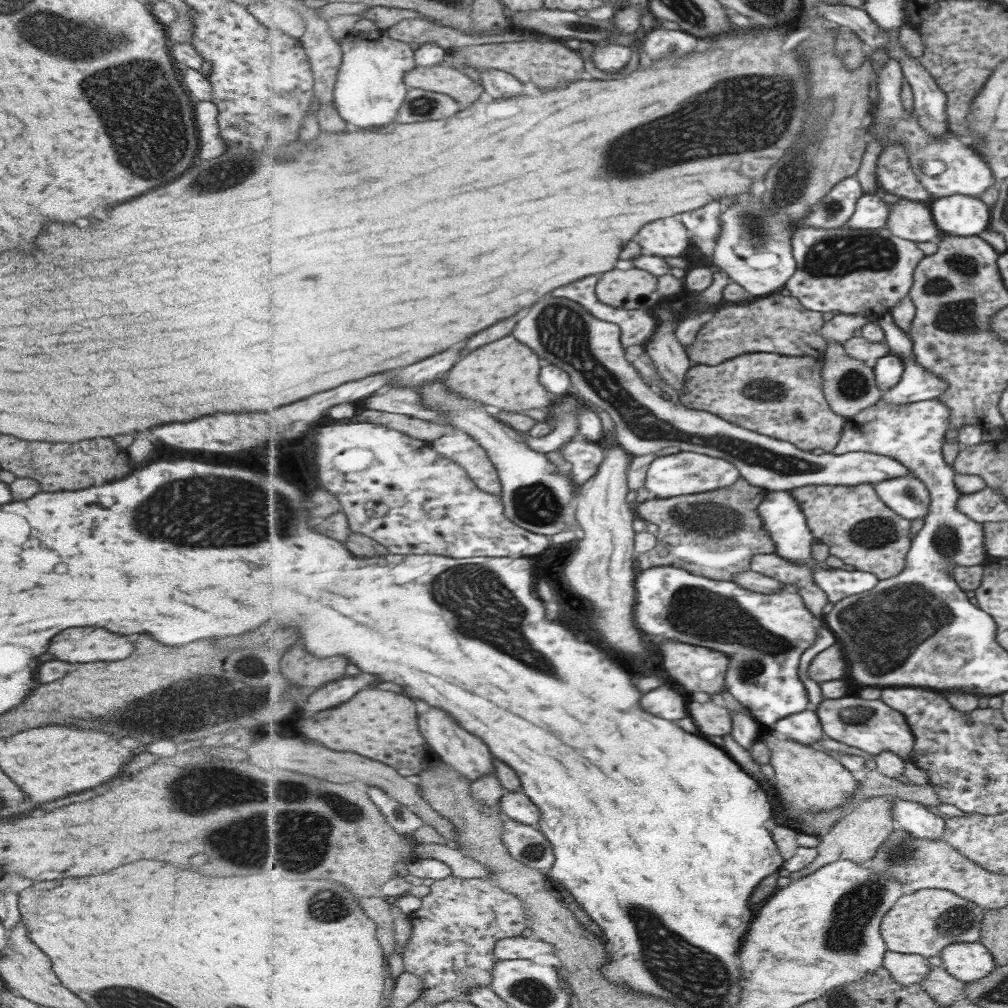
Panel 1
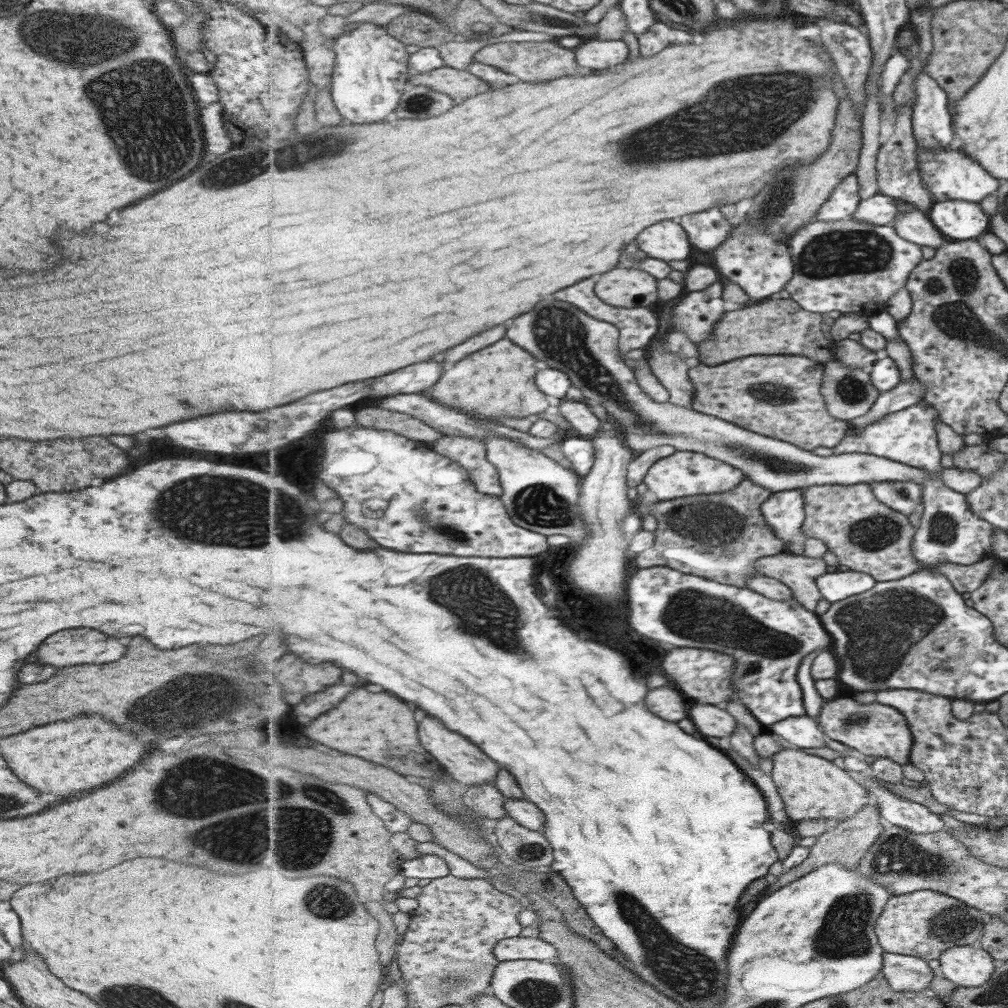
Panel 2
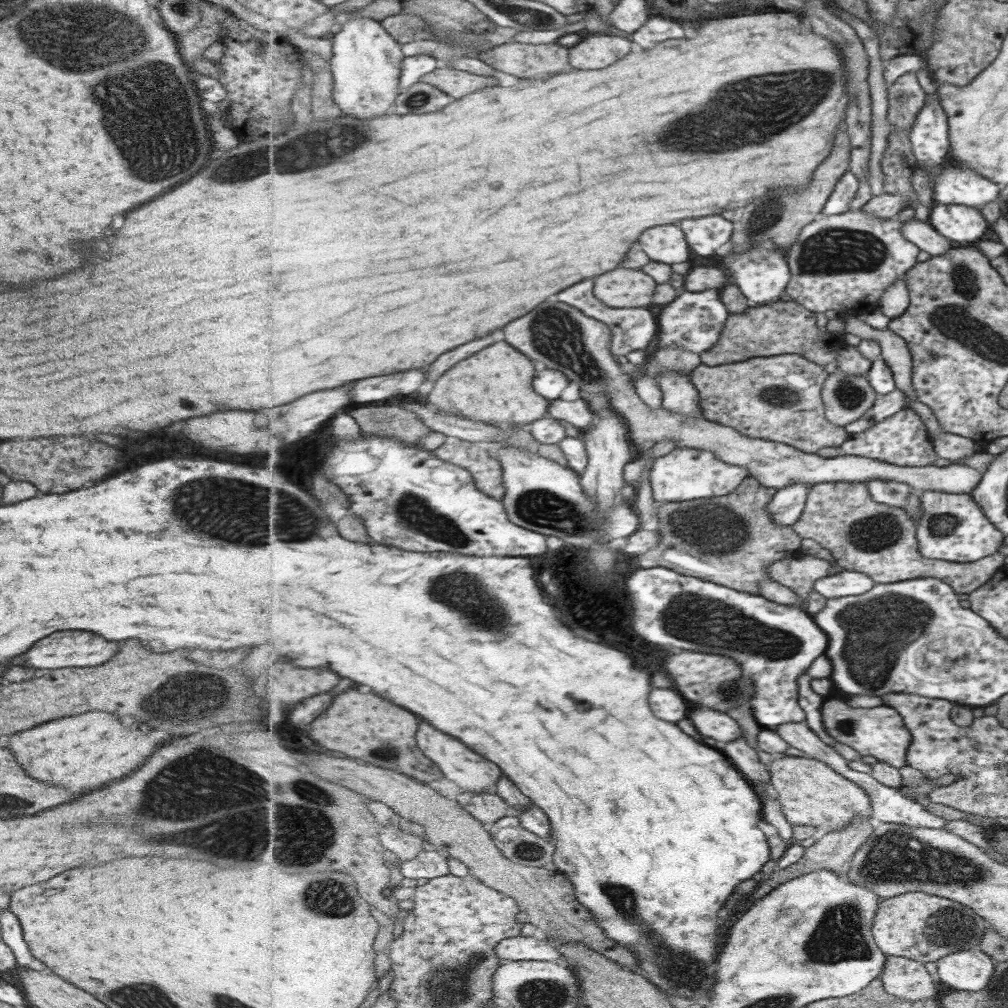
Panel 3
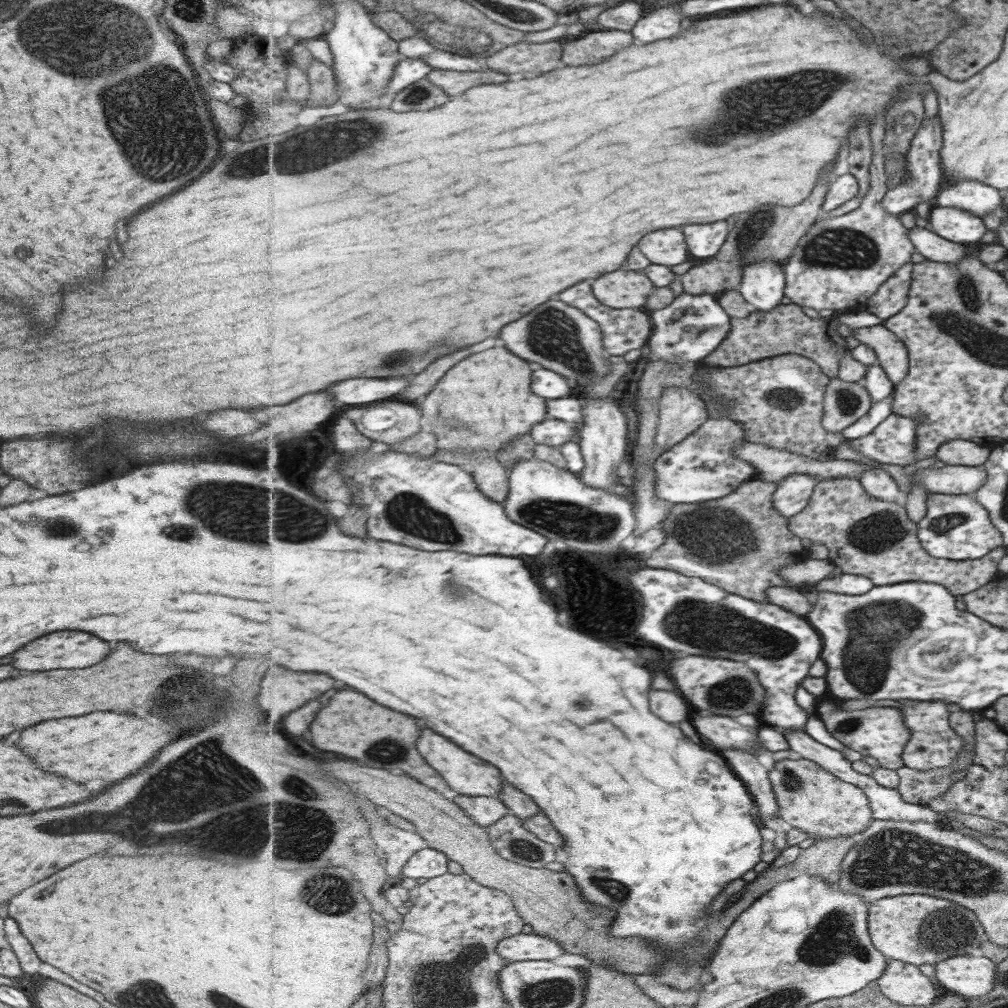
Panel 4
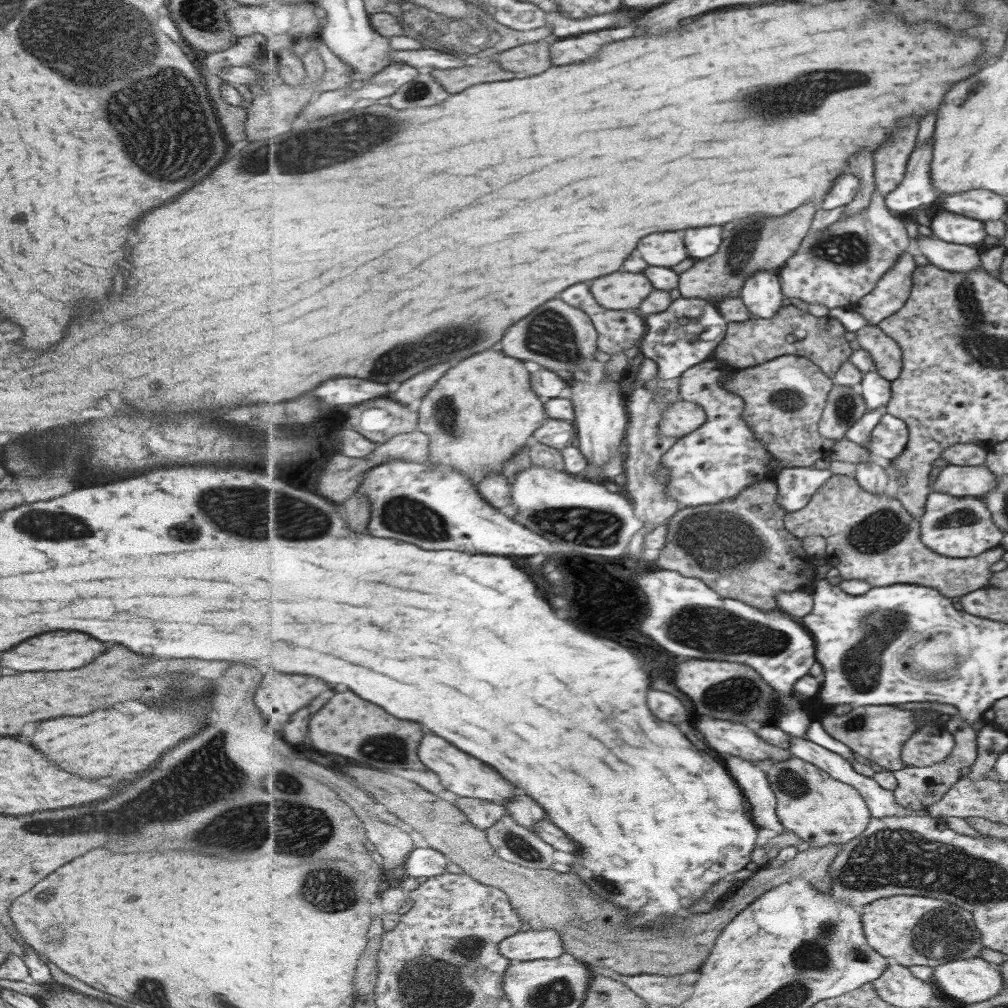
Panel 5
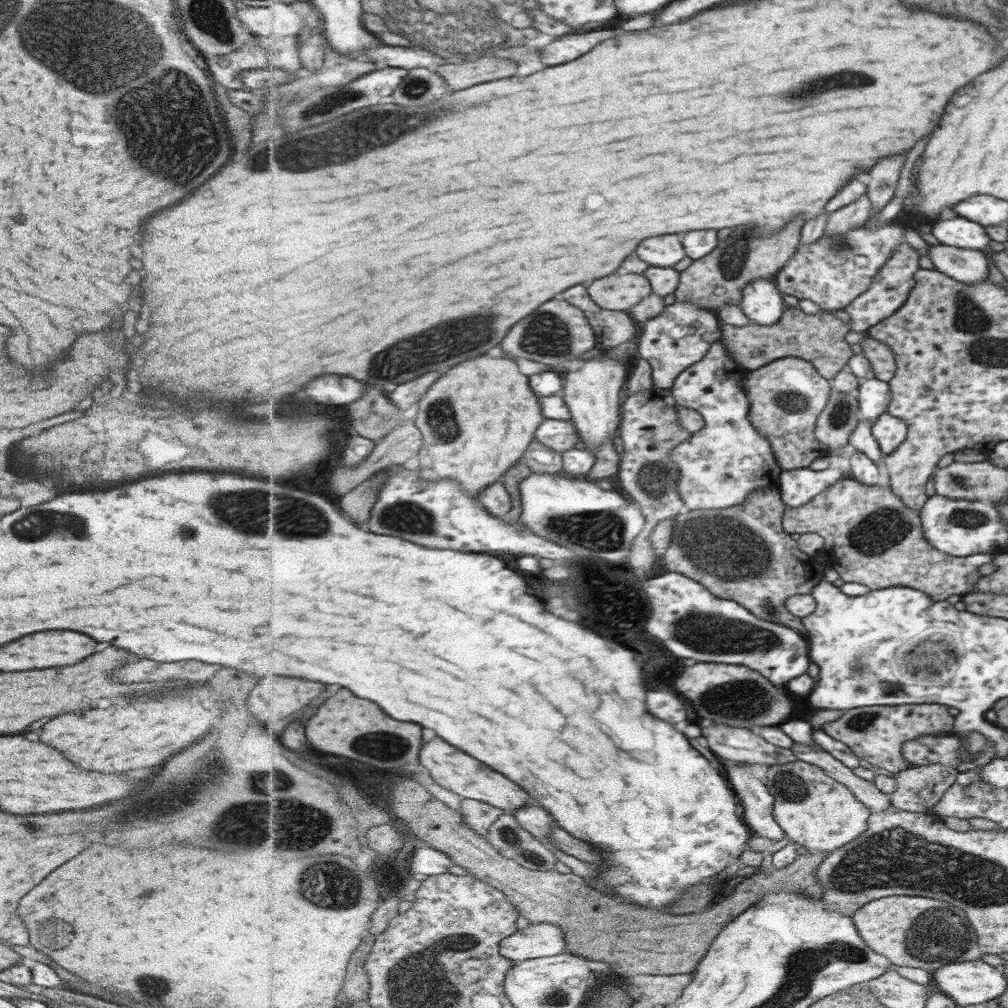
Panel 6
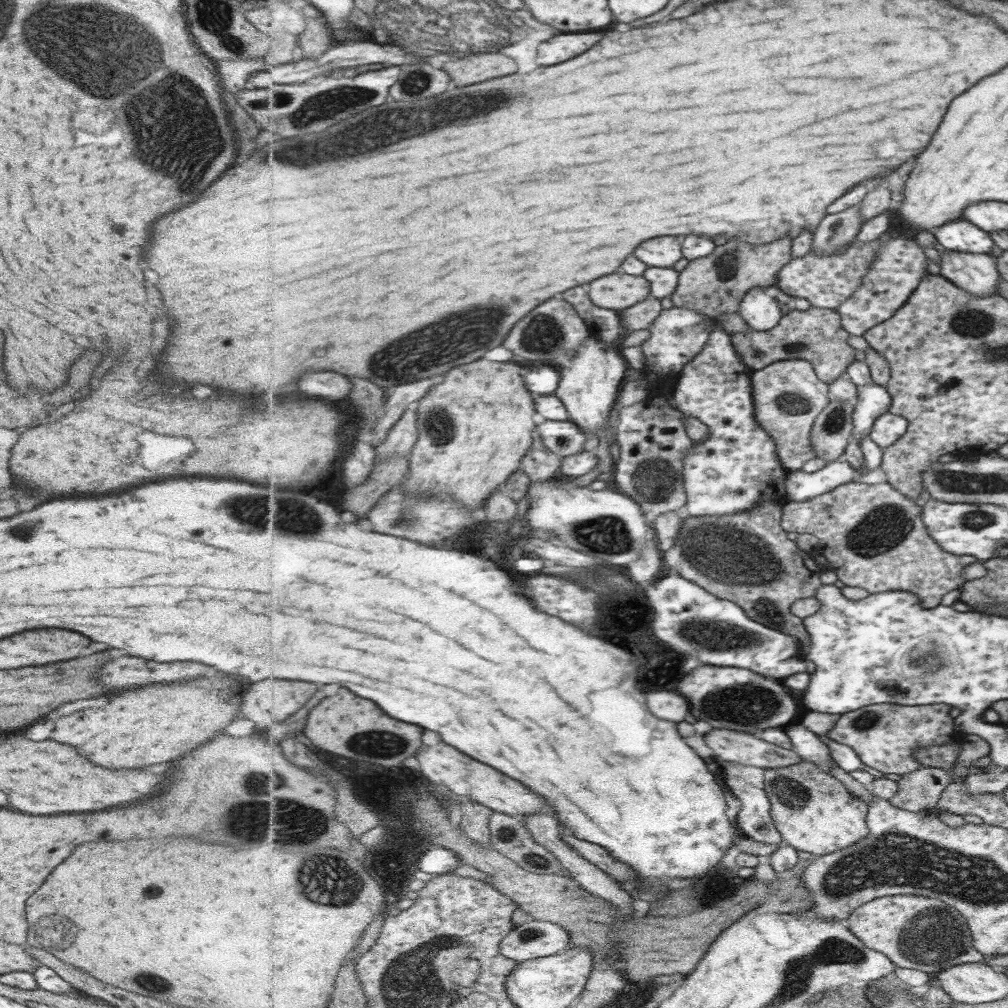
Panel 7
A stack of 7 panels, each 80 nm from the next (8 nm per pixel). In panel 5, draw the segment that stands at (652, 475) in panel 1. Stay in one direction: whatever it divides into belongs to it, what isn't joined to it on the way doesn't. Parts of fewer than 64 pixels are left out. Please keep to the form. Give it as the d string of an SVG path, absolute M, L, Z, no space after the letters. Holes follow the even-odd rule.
M710 358L686 370L681 376L681 398L700 404L708 414L701 428L680 439L663 456L662 464L670 472L666 494L684 507L698 507L729 502L757 481L777 480L779 473L770 467L765 442L755 438L754 431L741 419L743 400L723 386L726 374L738 370L723 361Z

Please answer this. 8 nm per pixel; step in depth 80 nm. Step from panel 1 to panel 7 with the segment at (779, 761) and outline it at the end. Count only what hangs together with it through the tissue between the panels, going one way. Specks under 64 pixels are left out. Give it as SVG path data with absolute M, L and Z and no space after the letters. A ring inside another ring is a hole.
M809 762L767 769L764 789L772 802L771 814L783 843L809 852L813 857L855 846L869 835L867 803L856 797L846 783Z

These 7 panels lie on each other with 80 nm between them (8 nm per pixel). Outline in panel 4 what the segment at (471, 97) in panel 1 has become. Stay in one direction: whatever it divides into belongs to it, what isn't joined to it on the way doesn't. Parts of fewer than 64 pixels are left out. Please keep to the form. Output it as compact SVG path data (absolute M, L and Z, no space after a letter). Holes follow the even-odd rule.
M433 69L428 74L428 79L437 86L440 86L447 94L451 96L461 96L469 88L484 84L501 84L514 77L509 74L491 69L491 72L467 72L454 70Z

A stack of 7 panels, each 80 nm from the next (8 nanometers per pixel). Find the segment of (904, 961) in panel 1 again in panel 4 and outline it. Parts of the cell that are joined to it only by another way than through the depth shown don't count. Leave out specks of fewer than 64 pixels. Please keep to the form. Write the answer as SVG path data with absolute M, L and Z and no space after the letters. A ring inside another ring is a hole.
M890 959L883 977L877 981L881 990L892 1001L907 1006L929 1007L937 996L937 990L931 984L931 978L925 976L919 966L902 960Z

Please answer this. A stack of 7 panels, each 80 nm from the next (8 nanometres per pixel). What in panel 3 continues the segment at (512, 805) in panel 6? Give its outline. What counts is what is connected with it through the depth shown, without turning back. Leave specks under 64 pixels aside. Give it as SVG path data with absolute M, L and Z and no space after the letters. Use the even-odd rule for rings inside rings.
M423 722L423 726L419 726L419 748L435 762L444 774L444 778L451 780L465 791L475 793L492 792L497 787L497 782L502 779L503 770L495 762L487 760L482 754L471 750L466 743L433 728L429 722Z

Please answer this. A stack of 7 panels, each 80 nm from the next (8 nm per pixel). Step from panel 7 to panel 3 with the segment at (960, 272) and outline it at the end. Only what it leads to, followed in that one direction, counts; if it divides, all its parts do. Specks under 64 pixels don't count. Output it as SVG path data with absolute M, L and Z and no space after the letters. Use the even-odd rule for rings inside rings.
M917 218L909 219L903 223L903 236L910 242L913 242L923 252L927 252L931 257L941 256L947 250L955 248L956 244L947 240L931 228L931 224L917 220Z

